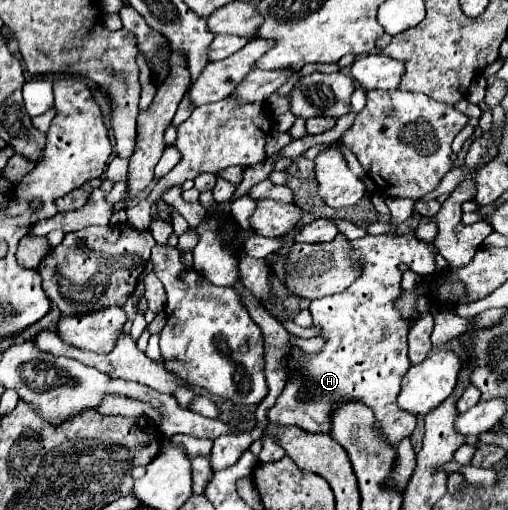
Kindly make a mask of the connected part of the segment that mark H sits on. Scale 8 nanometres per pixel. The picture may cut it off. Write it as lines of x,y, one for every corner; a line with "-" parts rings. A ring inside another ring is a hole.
408,230
406,234
380,234
380,236
364,236
360,240
350,242
350,260
352,264
360,266
360,276
340,294
324,296
320,300
314,300
310,304
310,314
314,318
314,326
320,328
320,336
324,338
324,348
316,354
304,354
300,356
300,368
288,376
288,382
278,396
276,404
272,410
268,410
268,420
282,424
282,426
298,426
304,428
306,432
320,432
320,434
330,434
332,428
332,412
346,400
356,400
366,404
376,418
376,428
380,436
396,446
400,440
412,436
414,426
416,426
416,416
410,416
408,412
402,412
396,404
398,392
400,392
400,380
410,368
408,360
408,346
406,346
406,336
410,326
406,320
402,320
400,312
396,310
394,302
400,298
402,288
400,288
400,270
398,264
407,264
411,270
419,275
430,275
436,269
436,254
438,248
434,242
424,242
420,240
414,230

